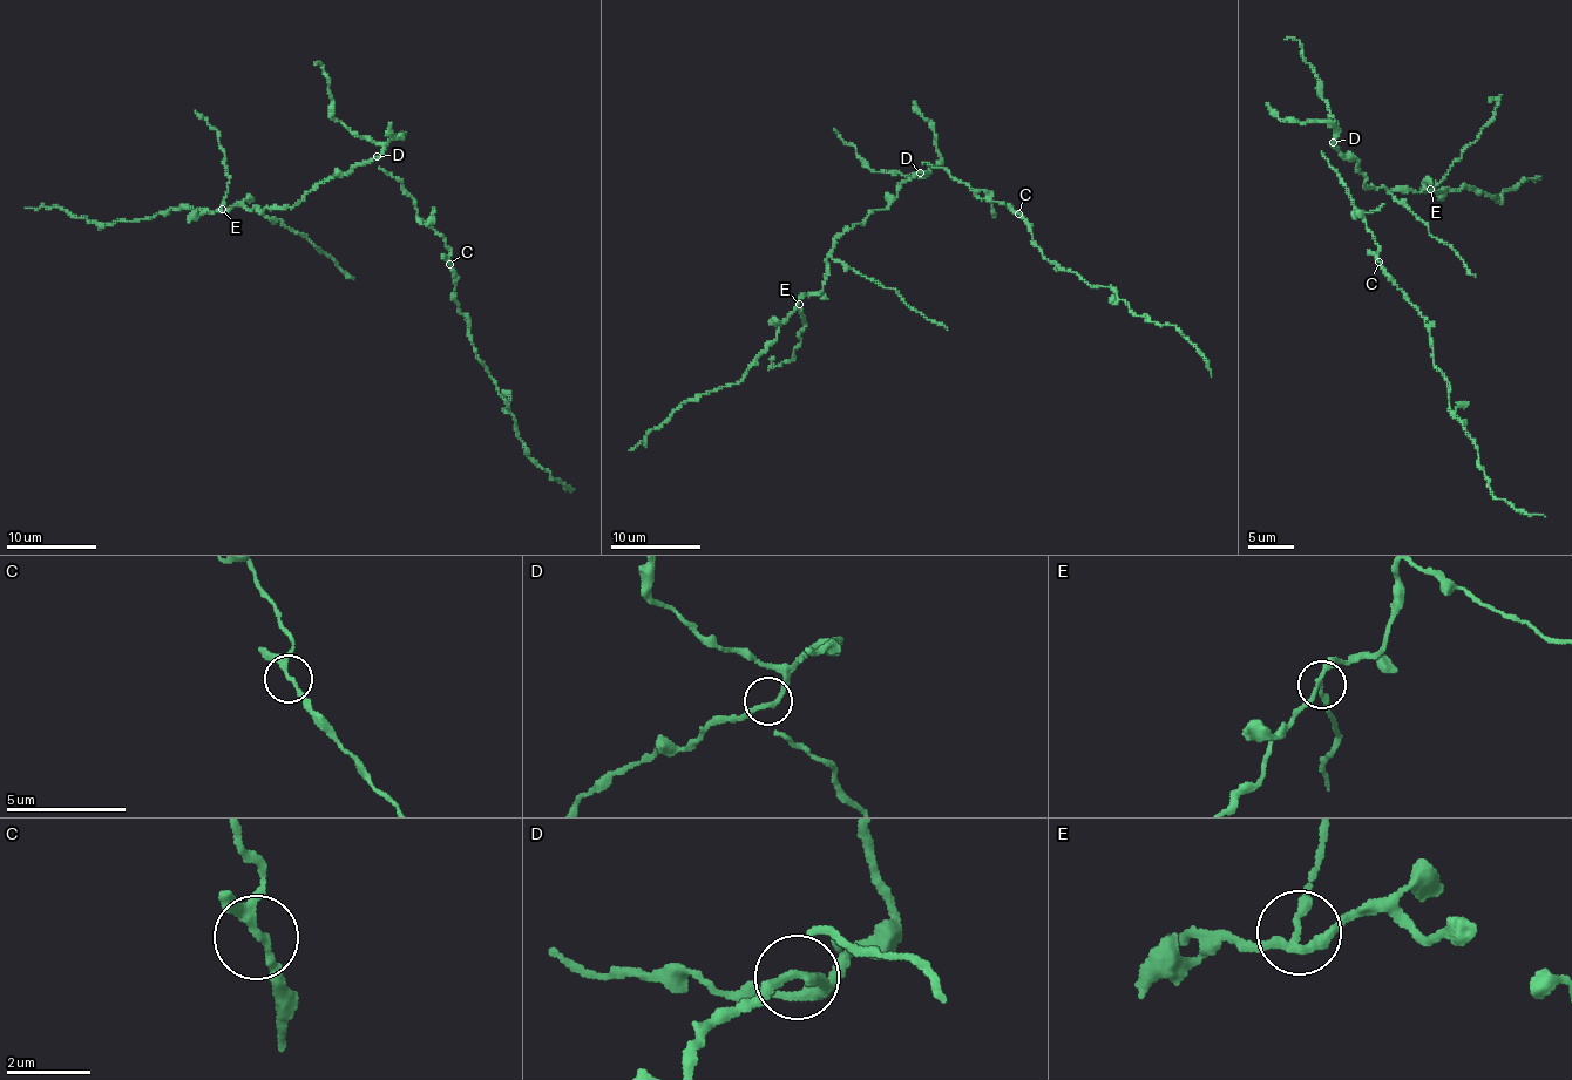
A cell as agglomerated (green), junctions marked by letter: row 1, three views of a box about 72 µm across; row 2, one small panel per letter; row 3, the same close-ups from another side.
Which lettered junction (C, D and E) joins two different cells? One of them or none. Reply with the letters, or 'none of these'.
E

